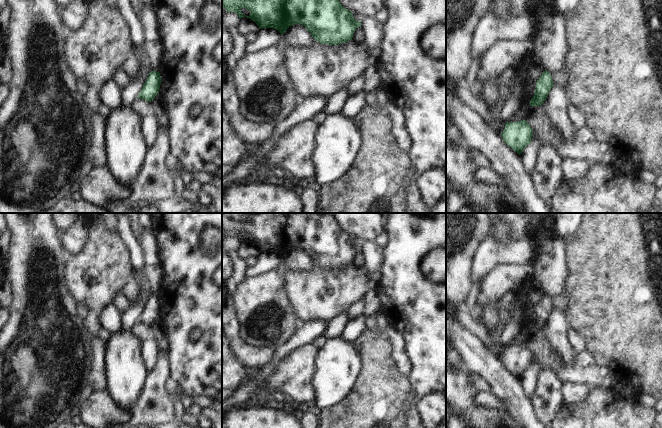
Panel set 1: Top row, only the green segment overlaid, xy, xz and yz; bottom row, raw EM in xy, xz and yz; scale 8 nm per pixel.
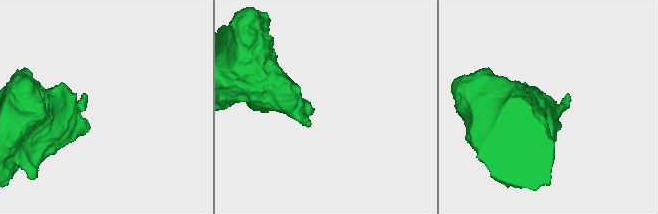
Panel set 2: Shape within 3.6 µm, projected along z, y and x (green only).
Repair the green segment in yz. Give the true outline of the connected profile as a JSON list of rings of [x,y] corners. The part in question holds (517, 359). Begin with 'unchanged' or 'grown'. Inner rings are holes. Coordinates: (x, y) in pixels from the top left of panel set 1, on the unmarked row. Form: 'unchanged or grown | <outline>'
unchanged | [[[526,344],[506,346],[501,358],[503,365],[519,379],[531,367],[533,353]]]

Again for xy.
unchanged | [[[151,295],[137,321],[142,322],[147,326],[151,326],[159,317],[160,309],[161,309],[160,297],[157,295]]]

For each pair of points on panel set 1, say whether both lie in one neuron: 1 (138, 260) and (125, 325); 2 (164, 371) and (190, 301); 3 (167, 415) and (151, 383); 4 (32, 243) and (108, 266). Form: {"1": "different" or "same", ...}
{"1": "same", "2": "different", "3": "same", "4": "different"}

